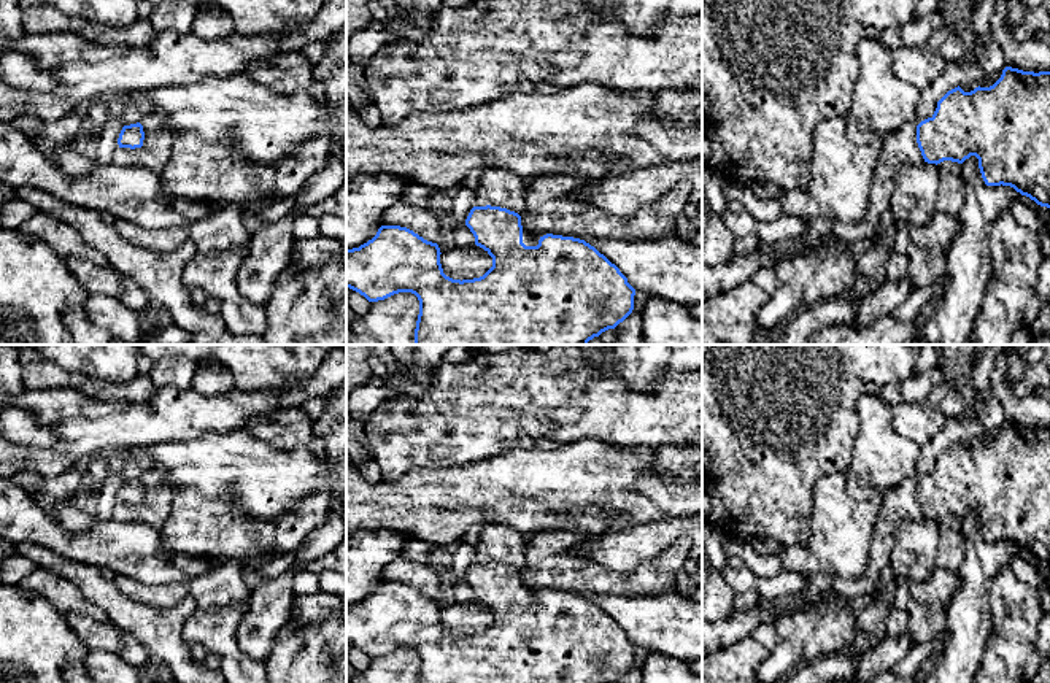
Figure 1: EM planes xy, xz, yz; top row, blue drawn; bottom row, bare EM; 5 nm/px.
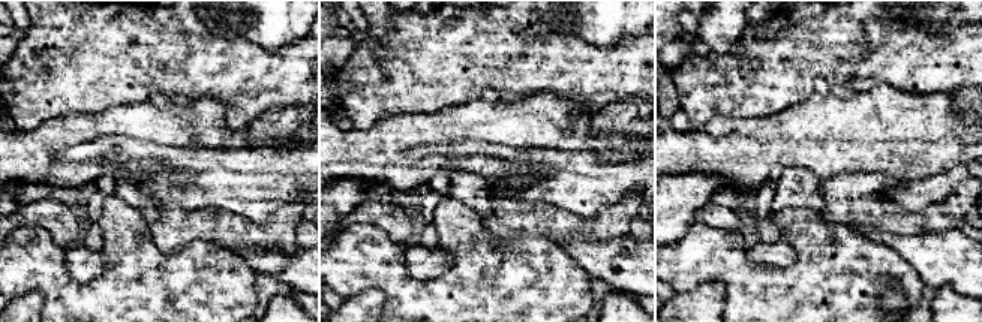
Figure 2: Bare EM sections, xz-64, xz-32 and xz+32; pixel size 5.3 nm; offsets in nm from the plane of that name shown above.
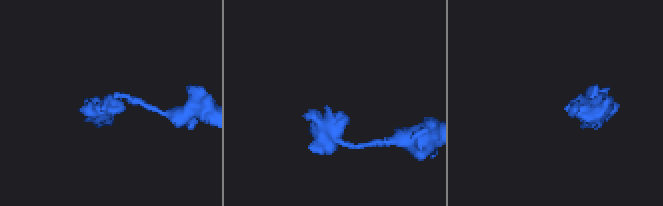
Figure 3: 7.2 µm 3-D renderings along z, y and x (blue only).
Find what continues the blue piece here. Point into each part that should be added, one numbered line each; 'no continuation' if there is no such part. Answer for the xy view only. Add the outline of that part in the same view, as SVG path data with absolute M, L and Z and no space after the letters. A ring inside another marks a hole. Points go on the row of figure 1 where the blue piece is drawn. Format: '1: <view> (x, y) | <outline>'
no continuation

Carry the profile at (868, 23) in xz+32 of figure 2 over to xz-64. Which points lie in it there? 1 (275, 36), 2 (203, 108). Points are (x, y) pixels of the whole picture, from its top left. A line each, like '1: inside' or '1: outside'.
1: outside
2: outside

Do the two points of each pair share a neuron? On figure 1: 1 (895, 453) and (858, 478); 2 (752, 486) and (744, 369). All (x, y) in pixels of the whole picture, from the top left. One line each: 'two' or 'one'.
1: one
2: one

